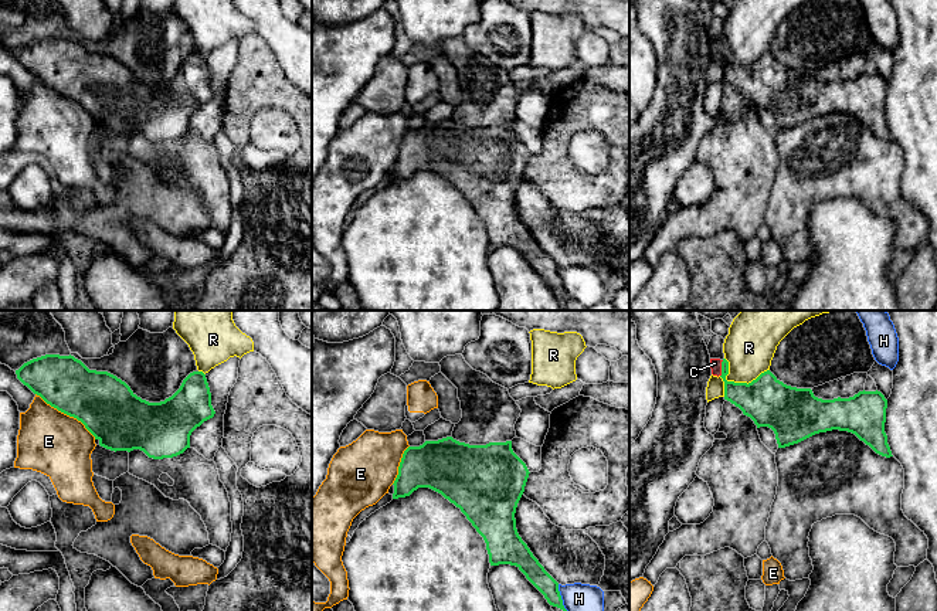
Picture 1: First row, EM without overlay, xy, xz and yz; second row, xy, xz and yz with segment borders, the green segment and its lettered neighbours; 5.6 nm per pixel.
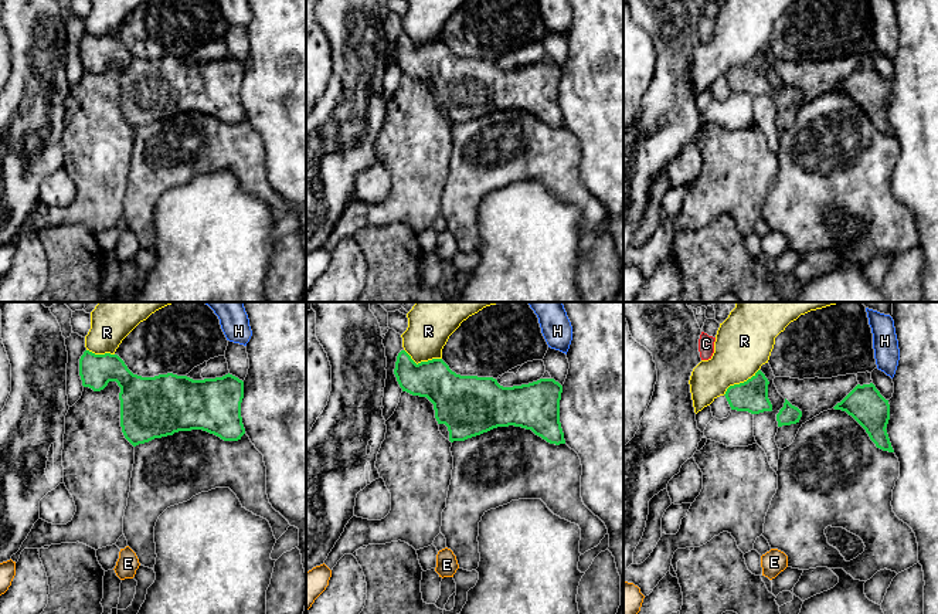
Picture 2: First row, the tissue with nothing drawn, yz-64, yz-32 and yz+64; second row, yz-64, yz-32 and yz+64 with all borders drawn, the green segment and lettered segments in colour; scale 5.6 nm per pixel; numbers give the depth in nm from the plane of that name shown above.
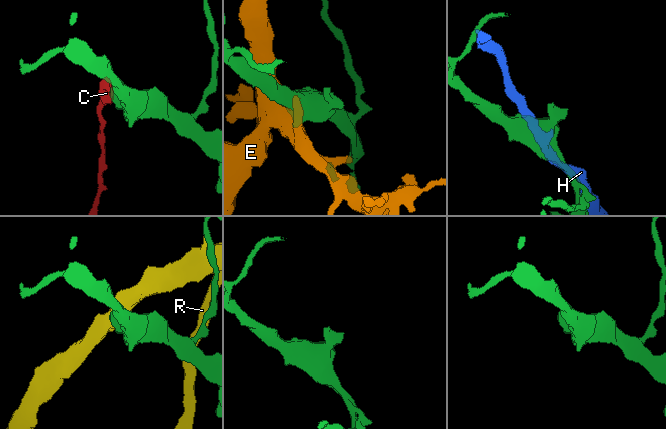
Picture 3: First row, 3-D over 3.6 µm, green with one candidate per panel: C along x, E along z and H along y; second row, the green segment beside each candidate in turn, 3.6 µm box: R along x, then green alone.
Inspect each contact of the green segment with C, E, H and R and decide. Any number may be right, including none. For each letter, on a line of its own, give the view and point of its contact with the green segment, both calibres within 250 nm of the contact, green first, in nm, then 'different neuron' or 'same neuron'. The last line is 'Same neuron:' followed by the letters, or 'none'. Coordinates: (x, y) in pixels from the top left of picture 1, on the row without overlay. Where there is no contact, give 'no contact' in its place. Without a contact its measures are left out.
C: contact yz (722, 51); calibres 190 and 60 nm; same neuron
E: contact xy (67, 97); calibres 340 and 360 nm; different neuron
H: contact xz (562, 282); calibres 110 and 200 nm; different neuron
R: contact yz (739, 65); calibres 280 and 280 nm; different neuron
Same neuron: C

